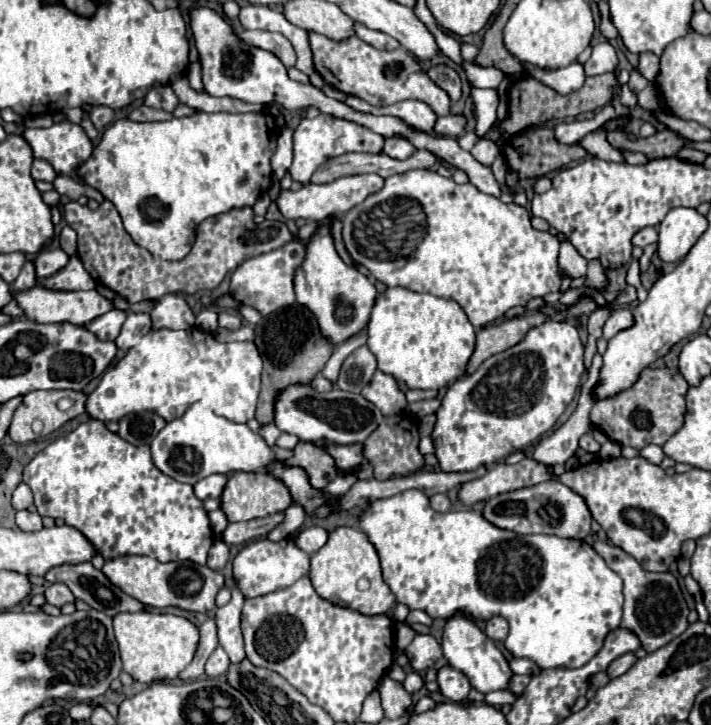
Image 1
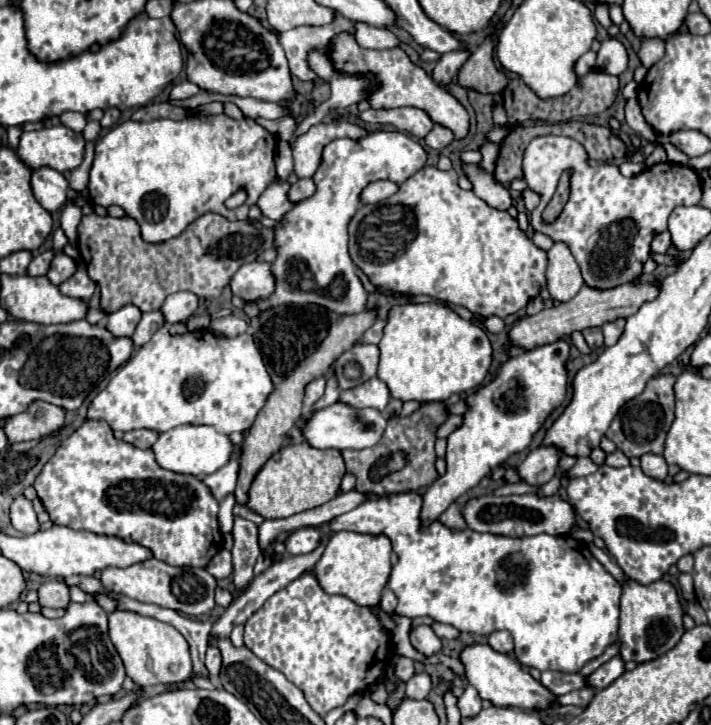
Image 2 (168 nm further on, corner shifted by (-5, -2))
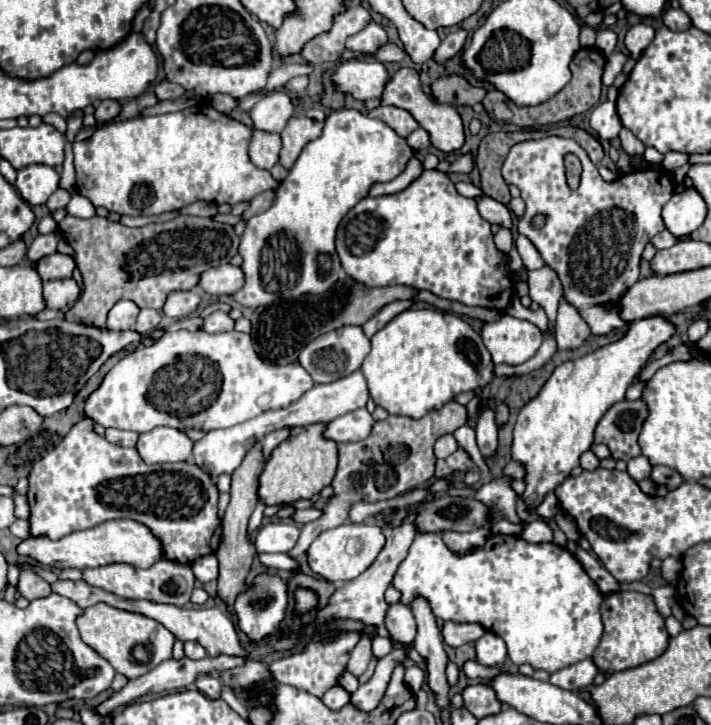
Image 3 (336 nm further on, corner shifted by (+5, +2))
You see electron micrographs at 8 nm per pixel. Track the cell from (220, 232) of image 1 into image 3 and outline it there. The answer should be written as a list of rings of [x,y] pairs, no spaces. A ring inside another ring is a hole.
[[[184,214],[142,228],[128,228],[100,216],[66,216],[58,224],[58,230],[74,248],[74,258],[84,280],[84,292],[72,306],[70,320],[86,326],[104,326],[108,310],[122,298],[132,300],[138,308],[160,310],[170,292],[192,290],[202,270],[230,262],[240,246],[234,226]]]

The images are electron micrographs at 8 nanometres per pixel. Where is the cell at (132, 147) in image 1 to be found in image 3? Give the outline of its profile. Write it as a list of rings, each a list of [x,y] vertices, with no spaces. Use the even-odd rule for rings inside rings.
[[[198,104],[182,112],[140,116],[116,124],[98,128],[92,138],[74,142],[74,166],[76,166],[76,192],[88,198],[94,206],[104,206],[108,212],[128,216],[154,216],[162,212],[180,210],[196,200],[208,200],[218,204],[238,204],[250,200],[256,194],[278,188],[278,182],[268,170],[260,170],[250,162],[248,146],[252,128],[232,120],[230,116]]]

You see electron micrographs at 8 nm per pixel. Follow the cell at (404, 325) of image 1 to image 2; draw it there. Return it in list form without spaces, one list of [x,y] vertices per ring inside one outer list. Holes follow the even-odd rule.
[[[434,302],[394,306],[378,346],[378,378],[388,386],[390,396],[402,402],[444,402],[452,394],[470,392],[484,382],[492,366],[486,330]]]

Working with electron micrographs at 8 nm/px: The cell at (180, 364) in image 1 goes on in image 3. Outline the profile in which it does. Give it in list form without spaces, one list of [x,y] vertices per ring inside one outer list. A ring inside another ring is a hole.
[[[204,330],[188,332],[166,332],[158,342],[152,346],[142,346],[128,352],[102,380],[98,390],[94,390],[84,404],[84,412],[96,424],[104,428],[118,428],[118,430],[134,430],[138,434],[148,432],[156,426],[170,426],[180,430],[216,430],[236,426],[246,422],[266,410],[286,408],[296,402],[306,390],[314,386],[314,380],[302,366],[288,364],[288,366],[274,366],[264,364],[252,348],[252,340],[248,334],[242,332],[220,332],[208,334]]]

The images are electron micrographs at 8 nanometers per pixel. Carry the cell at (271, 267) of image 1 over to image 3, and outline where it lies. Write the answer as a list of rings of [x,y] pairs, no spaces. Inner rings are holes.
[[[220,264],[200,274],[200,288],[212,296],[220,294],[234,294],[244,286],[246,278],[240,266],[234,264]]]

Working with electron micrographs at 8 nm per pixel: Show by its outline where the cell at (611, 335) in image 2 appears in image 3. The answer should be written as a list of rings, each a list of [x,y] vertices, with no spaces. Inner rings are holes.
[[[546,136],[546,138],[540,138],[540,140],[526,140],[526,142],[514,144],[510,148],[508,158],[504,160],[502,176],[508,184],[514,184],[514,186],[520,188],[520,194],[526,202],[526,212],[518,222],[518,232],[532,240],[532,244],[542,254],[544,262],[558,272],[562,286],[570,288],[570,290],[566,290],[566,298],[572,306],[576,306],[580,310],[580,316],[586,320],[592,334],[594,336],[606,336],[612,330],[624,328],[626,322],[620,320],[616,302],[622,296],[624,288],[632,286],[638,280],[638,276],[640,276],[640,256],[642,256],[644,246],[648,244],[648,240],[652,236],[656,236],[658,232],[664,230],[660,210],[676,192],[676,186],[674,186],[674,180],[672,180],[670,172],[664,170],[664,168],[648,166],[648,168],[634,170],[630,174],[622,174],[614,182],[606,182],[600,176],[596,164],[592,164],[588,154],[582,150],[582,146],[578,146],[578,142],[574,142],[572,138]],[[568,152],[576,154],[582,162],[580,186],[576,190],[568,188],[566,176],[564,176],[562,156],[568,154]],[[536,214],[546,214],[548,216],[546,226],[540,228],[540,230],[530,226],[530,220]]]

